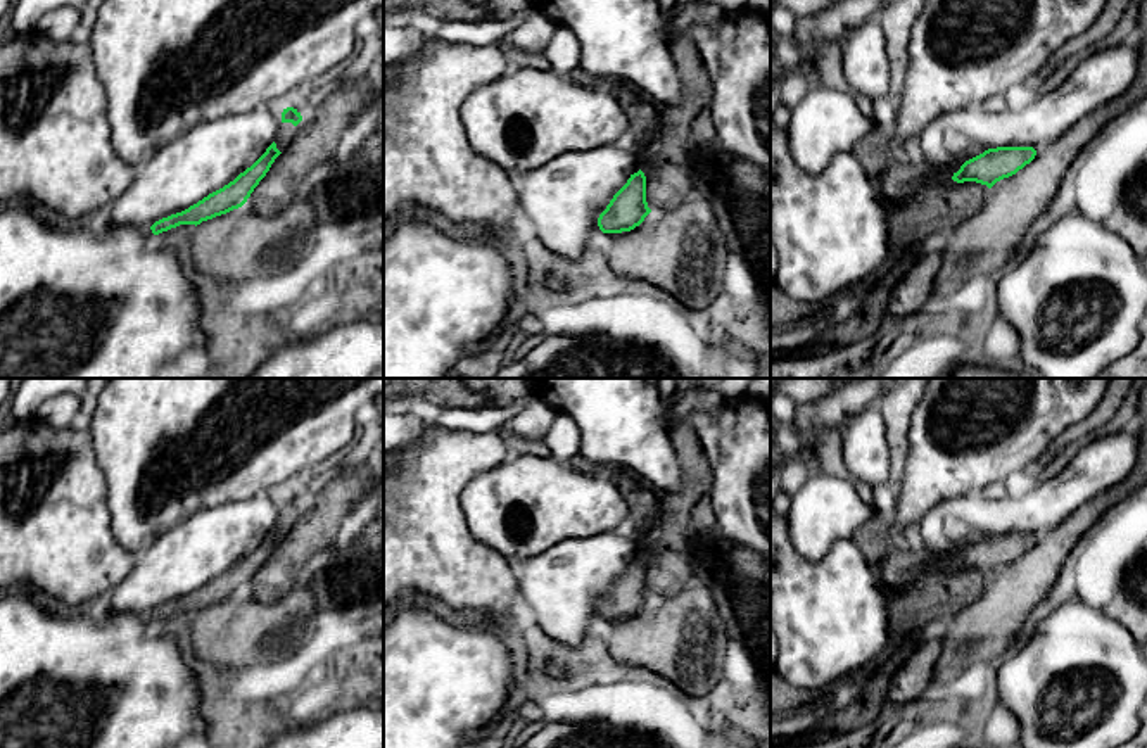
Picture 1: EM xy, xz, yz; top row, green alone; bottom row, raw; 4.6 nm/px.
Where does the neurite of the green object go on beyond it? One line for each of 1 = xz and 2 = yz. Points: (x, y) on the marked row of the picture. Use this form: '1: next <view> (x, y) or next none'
1: next none
2: next none

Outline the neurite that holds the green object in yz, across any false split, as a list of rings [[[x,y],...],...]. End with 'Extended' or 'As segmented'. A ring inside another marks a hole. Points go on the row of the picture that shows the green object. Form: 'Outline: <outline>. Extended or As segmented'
Outline: [[[997,147],[966,161],[952,180],[976,181],[992,188],[997,181],[1016,174],[1036,155],[1033,147]]]. As segmented

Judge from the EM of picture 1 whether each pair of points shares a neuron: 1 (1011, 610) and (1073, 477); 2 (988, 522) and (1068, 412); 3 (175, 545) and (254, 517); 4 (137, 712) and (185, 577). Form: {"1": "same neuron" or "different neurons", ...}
{"1": "different neurons", "2": "different neurons", "3": "same neuron", "4": "different neurons"}

